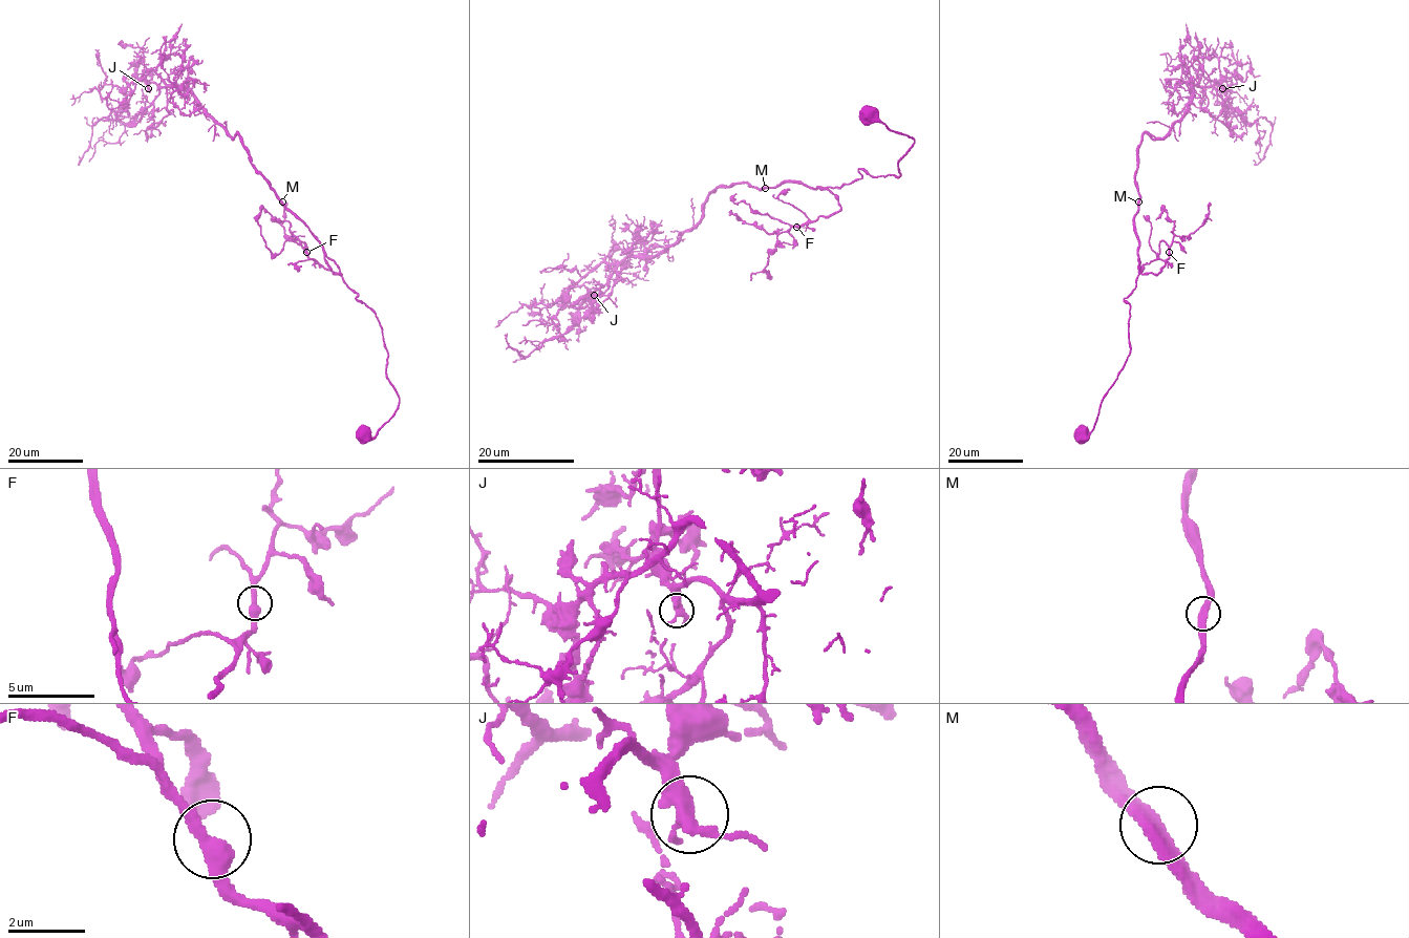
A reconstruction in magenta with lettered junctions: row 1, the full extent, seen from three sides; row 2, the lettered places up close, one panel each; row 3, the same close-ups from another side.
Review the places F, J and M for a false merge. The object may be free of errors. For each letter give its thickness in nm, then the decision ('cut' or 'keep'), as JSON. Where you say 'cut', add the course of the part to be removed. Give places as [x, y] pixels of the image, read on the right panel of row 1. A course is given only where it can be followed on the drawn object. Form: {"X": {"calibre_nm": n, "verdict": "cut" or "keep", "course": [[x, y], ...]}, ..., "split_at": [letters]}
{"F": {"calibre_nm": 400, "verdict": "keep"}, "J": {"calibre_nm": 400, "verdict": "keep"}, "M": {"calibre_nm": 360, "verdict": "keep"}, "split_at": []}

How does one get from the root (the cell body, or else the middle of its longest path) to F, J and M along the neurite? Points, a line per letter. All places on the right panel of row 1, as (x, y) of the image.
F: (1082, 434), (1129, 354), (1124, 299), (1137, 256), (1144, 274), (1156, 274), (1169, 252)
J: (1082, 434), (1130, 349), (1124, 299), (1138, 274), (1140, 137), (1162, 137), (1194, 85), (1222, 88)
M: (1082, 434), (1093, 428), (1130, 349), (1130, 305), (1124, 299), (1138, 274), (1138, 201)

